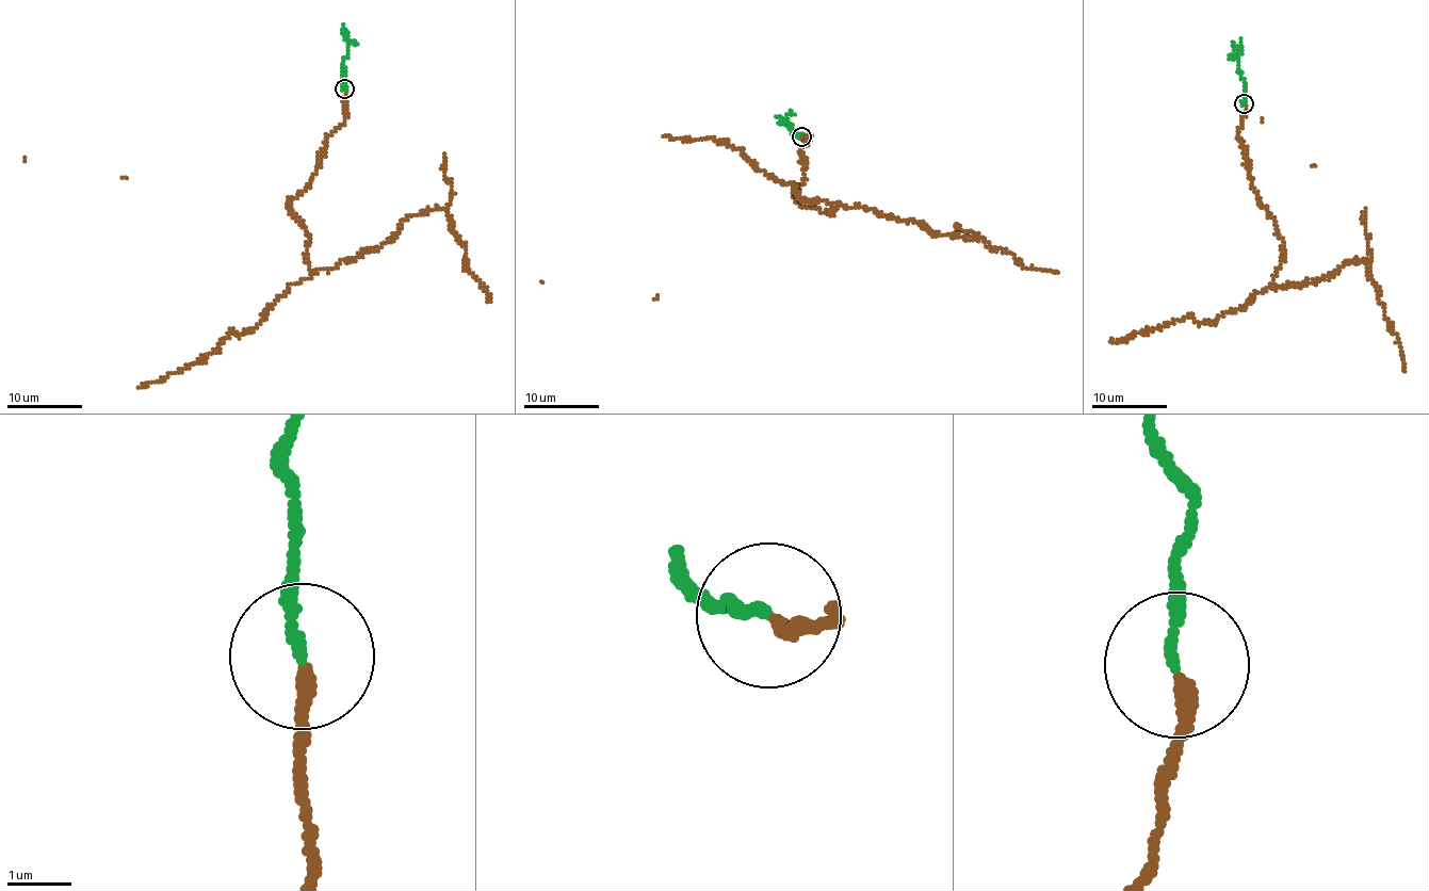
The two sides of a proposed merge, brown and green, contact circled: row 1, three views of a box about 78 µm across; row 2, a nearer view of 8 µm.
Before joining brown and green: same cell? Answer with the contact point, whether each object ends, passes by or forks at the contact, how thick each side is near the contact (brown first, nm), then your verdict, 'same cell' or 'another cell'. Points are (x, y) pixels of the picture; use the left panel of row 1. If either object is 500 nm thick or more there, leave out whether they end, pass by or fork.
(344, 88) | brown ends | green ends | 240/170 nm | same cell

